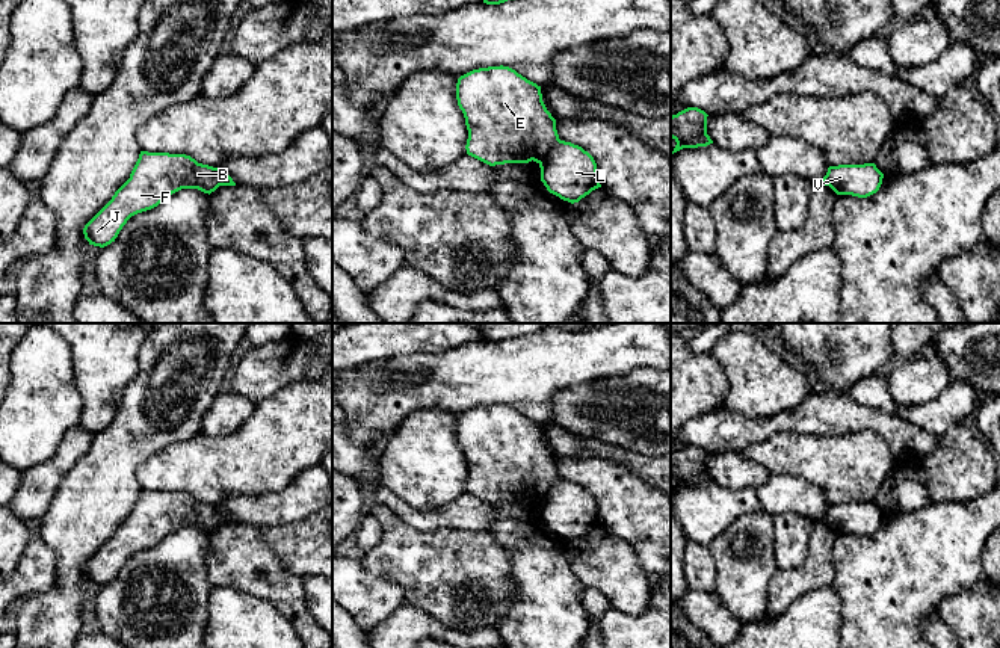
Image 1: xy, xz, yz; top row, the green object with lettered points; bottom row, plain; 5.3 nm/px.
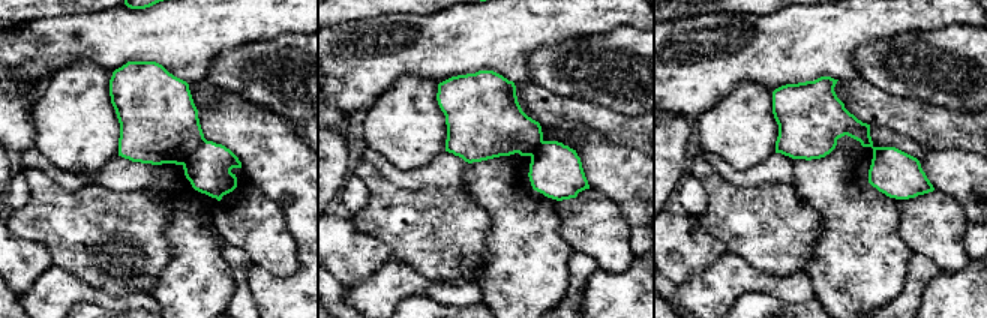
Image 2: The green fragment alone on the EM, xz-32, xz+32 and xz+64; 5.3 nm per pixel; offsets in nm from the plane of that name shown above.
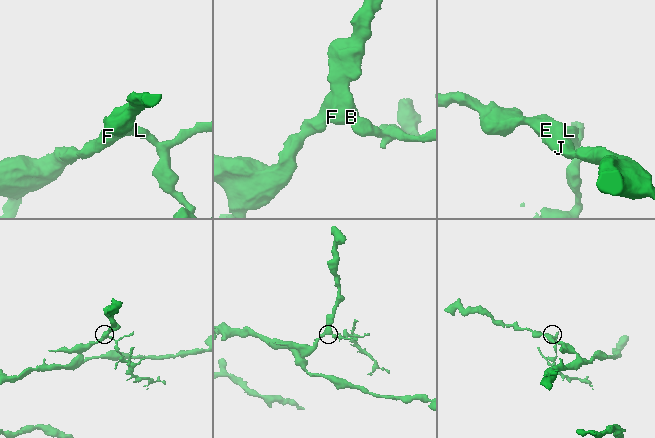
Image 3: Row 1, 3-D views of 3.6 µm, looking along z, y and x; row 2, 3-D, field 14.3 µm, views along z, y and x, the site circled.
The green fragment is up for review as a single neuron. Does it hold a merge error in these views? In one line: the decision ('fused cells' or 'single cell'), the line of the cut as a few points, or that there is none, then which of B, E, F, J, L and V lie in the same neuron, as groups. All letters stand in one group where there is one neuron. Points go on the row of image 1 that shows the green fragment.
fused cells; cut in xz along (559, 139), (540, 163); B E F J / L V

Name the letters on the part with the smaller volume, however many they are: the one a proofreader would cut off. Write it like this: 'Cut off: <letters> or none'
Cut off: L, V

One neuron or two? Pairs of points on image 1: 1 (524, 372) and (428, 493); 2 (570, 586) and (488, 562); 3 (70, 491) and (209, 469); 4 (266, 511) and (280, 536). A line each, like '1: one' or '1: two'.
1: two
2: two
3: two
4: two

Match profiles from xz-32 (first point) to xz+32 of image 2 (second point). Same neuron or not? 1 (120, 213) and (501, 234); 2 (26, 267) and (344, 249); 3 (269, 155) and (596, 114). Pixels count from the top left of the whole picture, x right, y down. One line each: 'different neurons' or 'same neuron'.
1: different neurons
2: same neuron
3: different neurons

